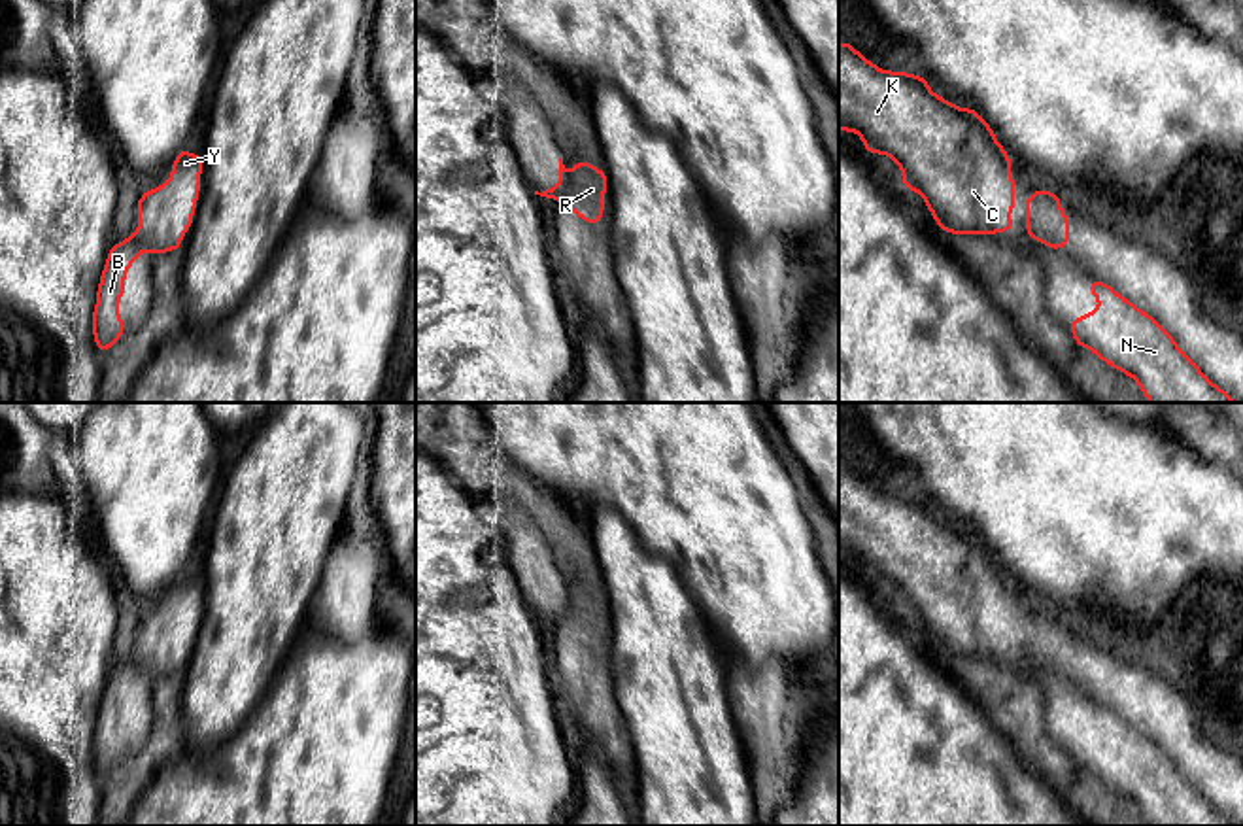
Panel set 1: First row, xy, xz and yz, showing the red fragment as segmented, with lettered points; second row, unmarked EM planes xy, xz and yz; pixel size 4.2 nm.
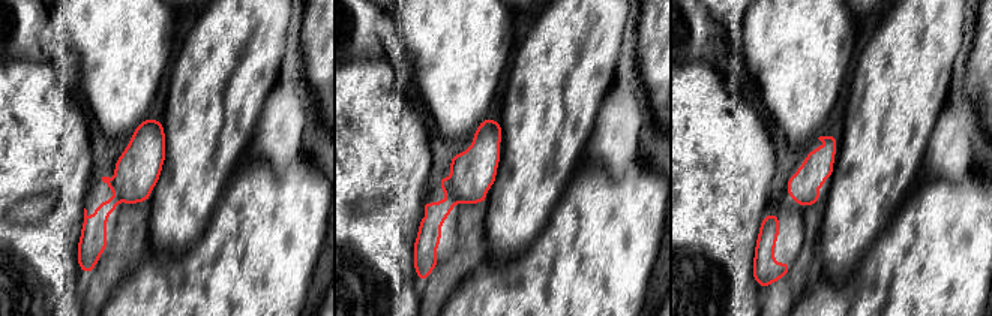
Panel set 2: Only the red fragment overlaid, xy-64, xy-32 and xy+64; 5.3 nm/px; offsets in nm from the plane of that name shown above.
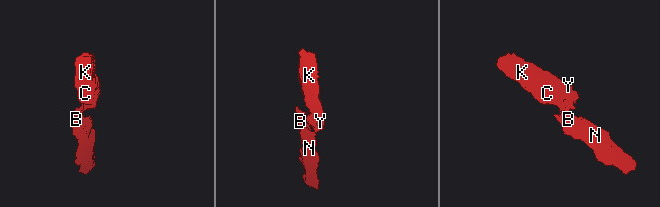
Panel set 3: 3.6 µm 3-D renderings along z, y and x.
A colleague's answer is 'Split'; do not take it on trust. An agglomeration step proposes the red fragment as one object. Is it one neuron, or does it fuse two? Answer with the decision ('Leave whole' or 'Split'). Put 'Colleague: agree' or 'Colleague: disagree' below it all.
Split
Colleague: agree

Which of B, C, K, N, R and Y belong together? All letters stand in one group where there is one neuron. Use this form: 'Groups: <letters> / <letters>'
Groups: B N / C K R Y

